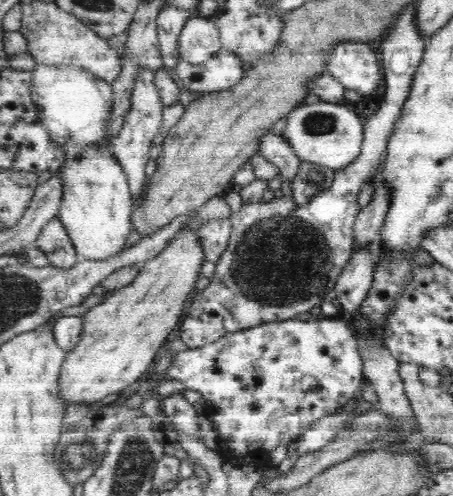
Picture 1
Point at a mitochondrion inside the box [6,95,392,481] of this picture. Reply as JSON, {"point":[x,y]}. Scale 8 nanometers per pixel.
{"point":[280,261]}

